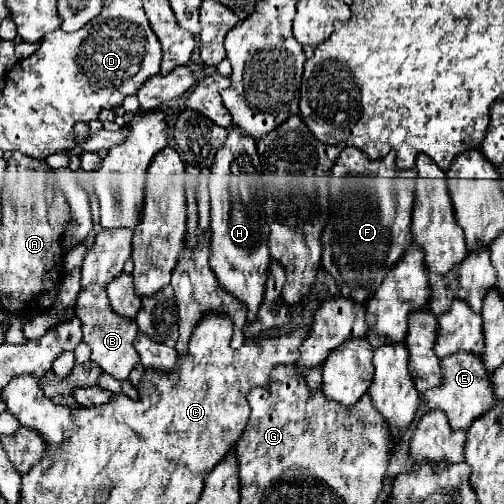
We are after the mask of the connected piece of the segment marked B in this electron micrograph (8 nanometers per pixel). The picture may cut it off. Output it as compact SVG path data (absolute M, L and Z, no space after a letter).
M90 284L88 288L82 288L78 294L78 302L76 302L76 310L74 314L80 318L82 322L82 334L84 334L84 342L90 346L92 350L92 360L108 374L112 374L118 380L128 380L130 372L134 370L134 366L140 362L138 352L134 348L134 340L138 336L138 324L134 318L122 318L120 314L116 314L108 302L108 294L104 286L98 284Z

